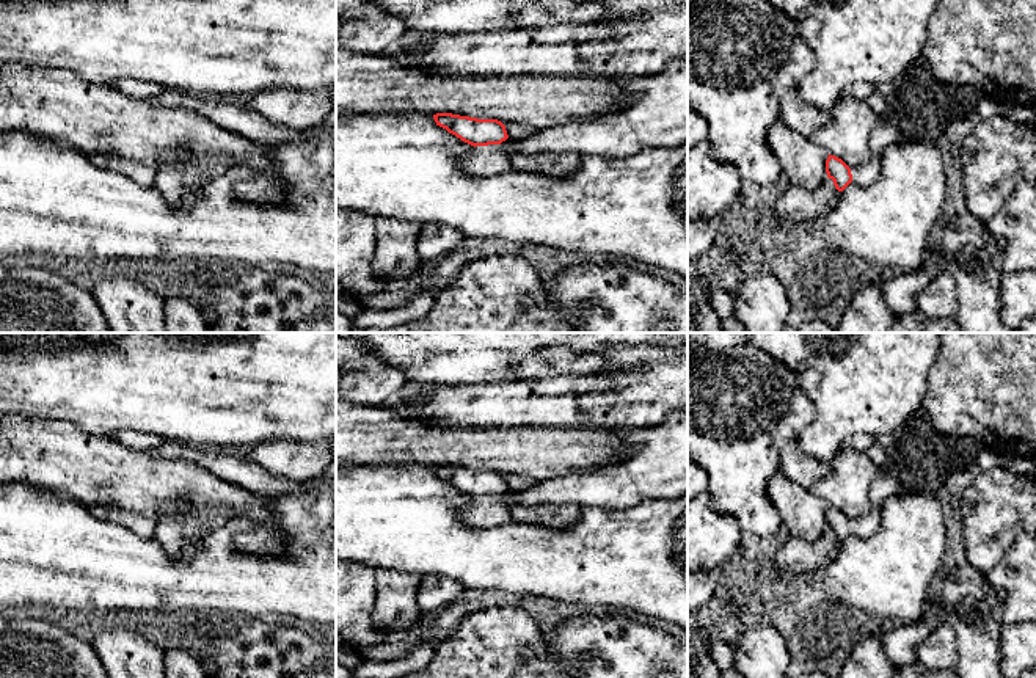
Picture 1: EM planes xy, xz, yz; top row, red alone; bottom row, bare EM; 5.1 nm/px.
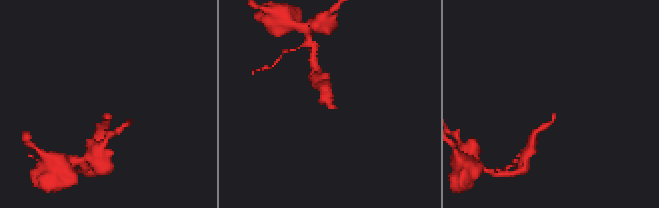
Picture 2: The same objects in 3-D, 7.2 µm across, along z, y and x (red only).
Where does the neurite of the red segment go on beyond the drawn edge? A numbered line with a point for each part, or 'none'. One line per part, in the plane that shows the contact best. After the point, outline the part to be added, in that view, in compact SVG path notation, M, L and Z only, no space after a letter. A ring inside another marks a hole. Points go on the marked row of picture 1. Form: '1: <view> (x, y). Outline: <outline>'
1: xz (484, 160). Outline: M499 144L476 146L468 157L460 160L460 168L476 177L490 177L512 168L512 157Z

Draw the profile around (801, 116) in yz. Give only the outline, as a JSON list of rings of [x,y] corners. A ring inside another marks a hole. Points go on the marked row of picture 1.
[[[796,88],[786,91],[779,104],[780,121],[791,130],[810,138],[832,119],[830,110],[808,104]]]

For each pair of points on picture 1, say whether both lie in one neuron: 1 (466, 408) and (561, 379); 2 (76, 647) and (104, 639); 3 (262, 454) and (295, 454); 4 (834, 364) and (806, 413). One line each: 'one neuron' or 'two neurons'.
1: one neuron
2: two neurons
3: one neuron
4: two neurons

